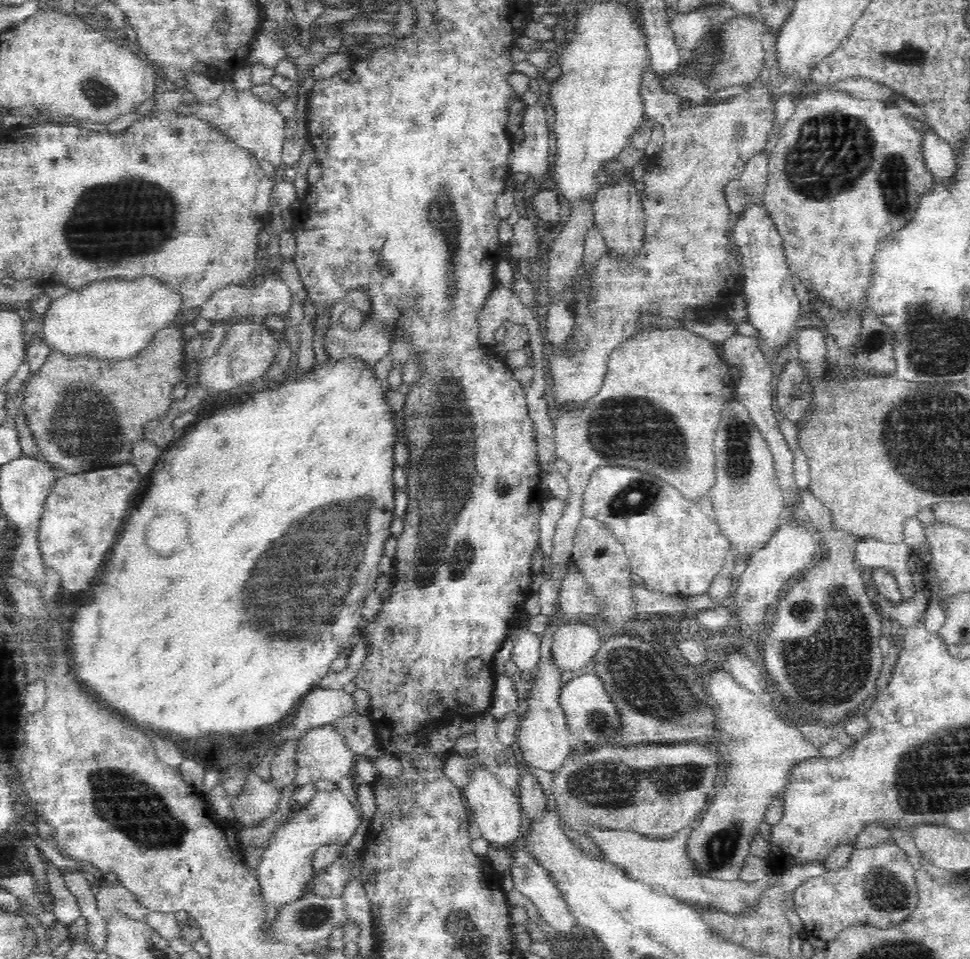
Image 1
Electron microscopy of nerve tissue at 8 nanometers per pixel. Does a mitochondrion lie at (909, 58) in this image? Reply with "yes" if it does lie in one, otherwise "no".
yes

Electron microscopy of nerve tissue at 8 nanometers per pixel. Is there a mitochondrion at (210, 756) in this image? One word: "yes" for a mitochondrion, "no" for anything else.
no

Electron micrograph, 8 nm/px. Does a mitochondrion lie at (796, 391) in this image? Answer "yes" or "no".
yes

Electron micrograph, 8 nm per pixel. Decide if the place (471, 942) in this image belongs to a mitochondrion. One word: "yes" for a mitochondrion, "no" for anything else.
yes

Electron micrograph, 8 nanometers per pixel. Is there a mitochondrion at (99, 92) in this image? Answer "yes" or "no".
yes

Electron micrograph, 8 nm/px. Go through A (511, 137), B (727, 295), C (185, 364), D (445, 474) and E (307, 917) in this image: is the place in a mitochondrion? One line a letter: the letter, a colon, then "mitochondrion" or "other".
A: other
B: other
C: other
D: mitochondrion
E: mitochondrion

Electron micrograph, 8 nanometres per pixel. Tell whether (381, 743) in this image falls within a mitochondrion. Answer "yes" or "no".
no

